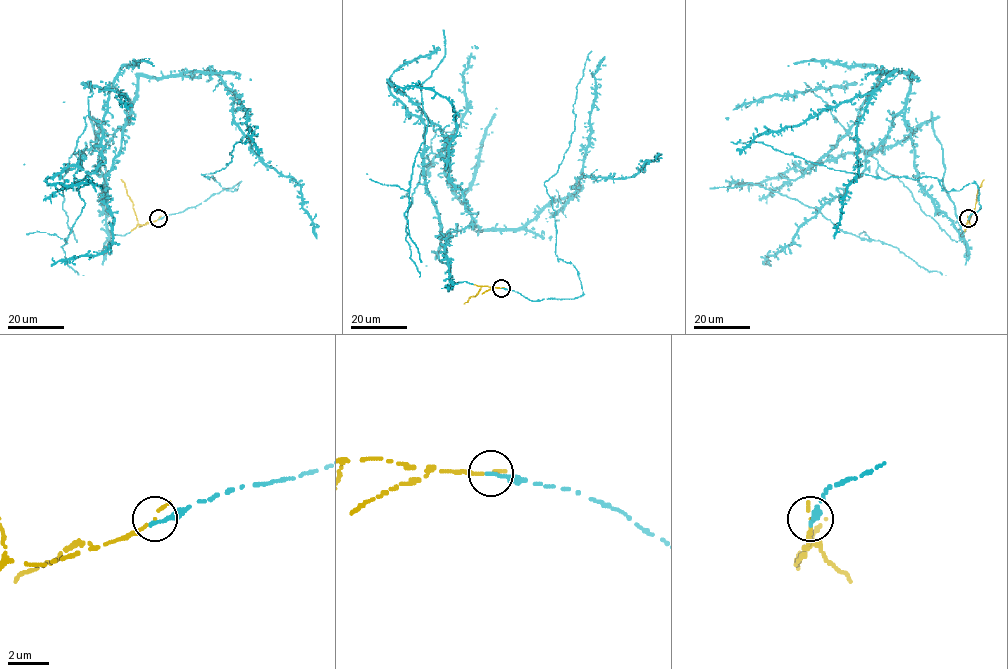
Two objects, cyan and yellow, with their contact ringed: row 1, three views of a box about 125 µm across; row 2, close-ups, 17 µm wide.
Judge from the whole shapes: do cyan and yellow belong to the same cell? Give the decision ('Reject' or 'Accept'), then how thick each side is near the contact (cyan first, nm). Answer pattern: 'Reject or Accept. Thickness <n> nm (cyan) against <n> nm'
Accept. Thickness 200 nm (cyan) against 90 nm

